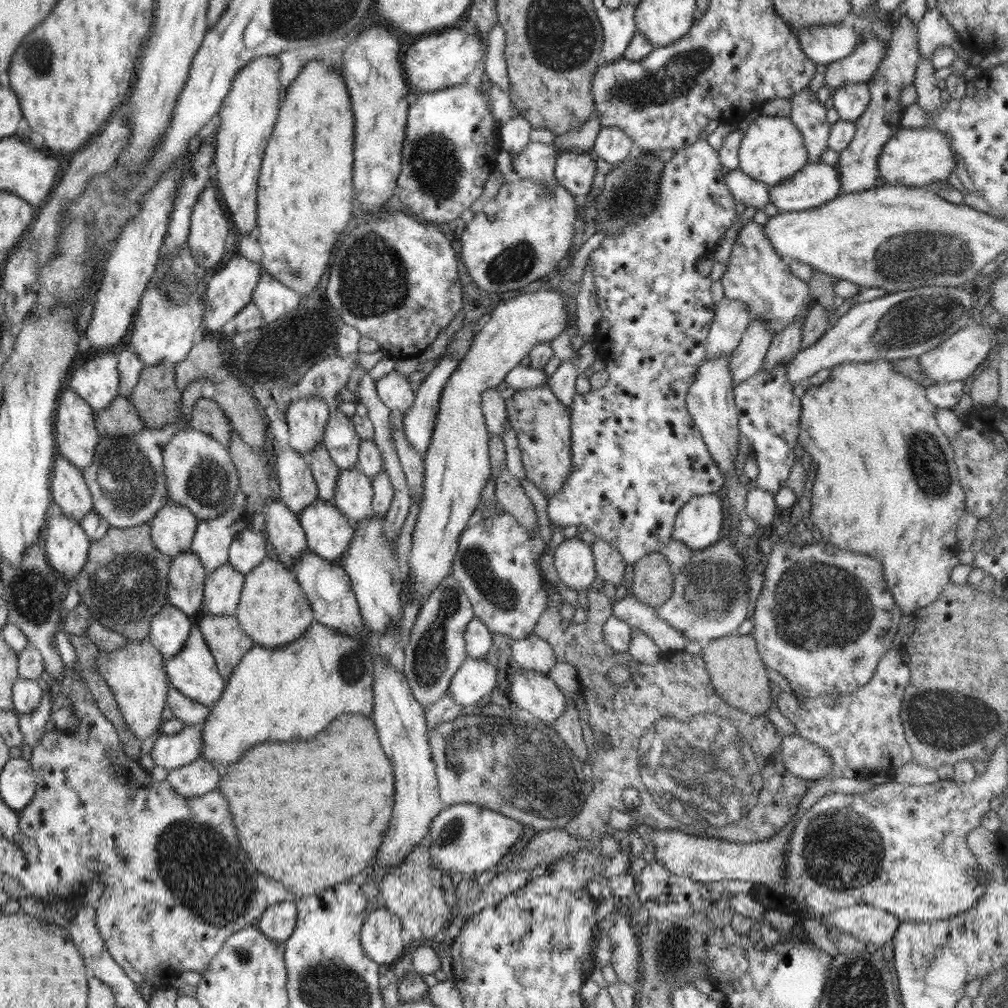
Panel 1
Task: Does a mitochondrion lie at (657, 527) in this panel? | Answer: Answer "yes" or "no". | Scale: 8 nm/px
no

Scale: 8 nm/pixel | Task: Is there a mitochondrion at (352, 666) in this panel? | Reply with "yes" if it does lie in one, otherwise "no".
yes

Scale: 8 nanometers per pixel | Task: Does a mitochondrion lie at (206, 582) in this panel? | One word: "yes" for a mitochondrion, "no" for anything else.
no

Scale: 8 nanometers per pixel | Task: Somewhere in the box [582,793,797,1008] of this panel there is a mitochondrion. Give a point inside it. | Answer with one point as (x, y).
(672, 953)

